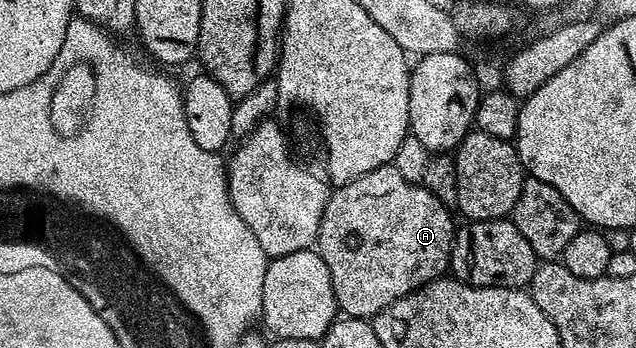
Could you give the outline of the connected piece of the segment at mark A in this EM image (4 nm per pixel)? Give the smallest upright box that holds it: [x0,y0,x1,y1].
[315,164,458,319]

